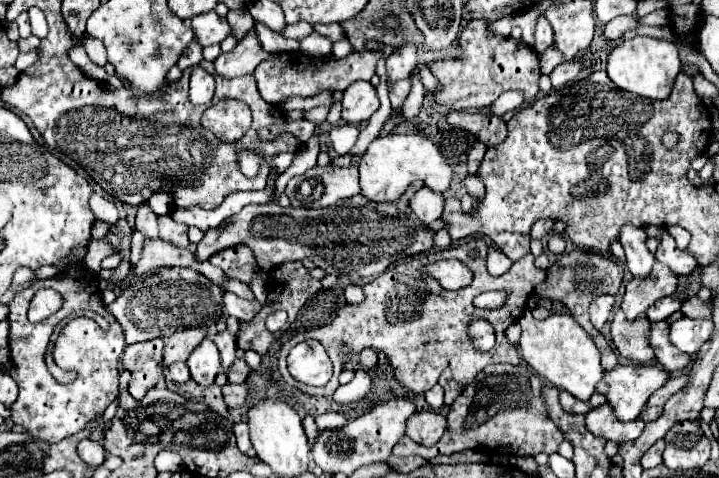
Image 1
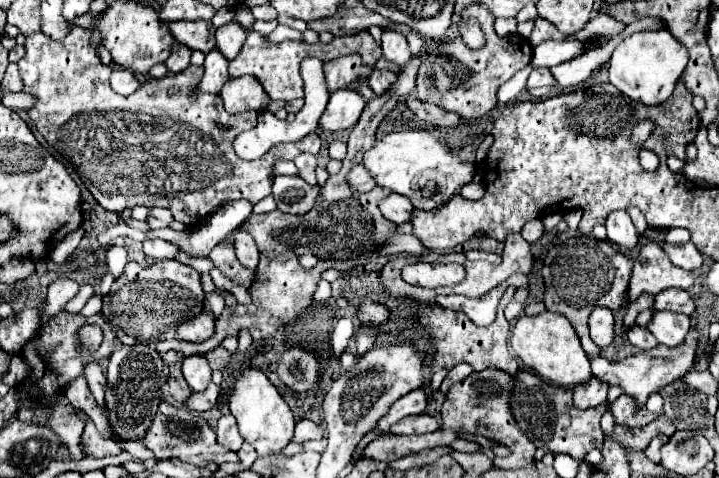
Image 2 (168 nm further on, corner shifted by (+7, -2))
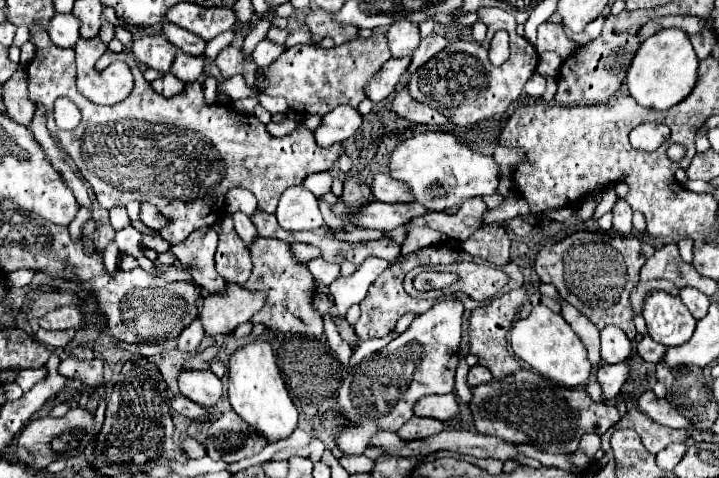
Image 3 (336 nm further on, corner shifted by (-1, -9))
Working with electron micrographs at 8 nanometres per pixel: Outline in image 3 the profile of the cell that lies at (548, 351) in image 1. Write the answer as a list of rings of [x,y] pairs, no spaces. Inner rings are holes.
[[[539,303],[527,319],[517,319],[511,327],[511,349],[513,353],[525,361],[531,369],[541,373],[553,383],[565,385],[565,387],[579,387],[587,385],[591,375],[591,363],[585,359],[585,347],[577,339],[575,331],[569,327],[569,323],[553,313],[547,305]]]

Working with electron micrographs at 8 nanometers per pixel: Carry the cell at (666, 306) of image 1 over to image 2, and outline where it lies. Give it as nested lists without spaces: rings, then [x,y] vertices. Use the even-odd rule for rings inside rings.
[[[667,288],[655,296],[655,310],[673,310],[691,316],[695,312],[695,300],[687,290],[681,288]]]

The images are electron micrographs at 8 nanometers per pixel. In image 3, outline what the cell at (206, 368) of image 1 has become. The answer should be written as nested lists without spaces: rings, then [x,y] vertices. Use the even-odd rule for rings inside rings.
[[[187,369],[179,375],[179,389],[191,401],[213,407],[221,397],[223,383],[217,379],[217,375],[213,375],[213,371]]]

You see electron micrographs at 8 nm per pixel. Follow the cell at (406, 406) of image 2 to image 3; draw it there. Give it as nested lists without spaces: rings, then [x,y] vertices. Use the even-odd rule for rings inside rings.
[[[425,395],[413,405],[413,413],[417,417],[433,417],[439,421],[447,421],[457,413],[459,405],[455,401],[455,395]]]

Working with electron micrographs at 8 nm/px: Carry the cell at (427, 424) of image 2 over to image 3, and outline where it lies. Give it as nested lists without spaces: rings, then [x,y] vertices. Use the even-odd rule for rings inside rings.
[[[413,417],[409,419],[399,431],[397,435],[405,441],[409,439],[423,439],[423,437],[431,437],[443,431],[443,423],[437,419],[429,419],[429,417]]]

